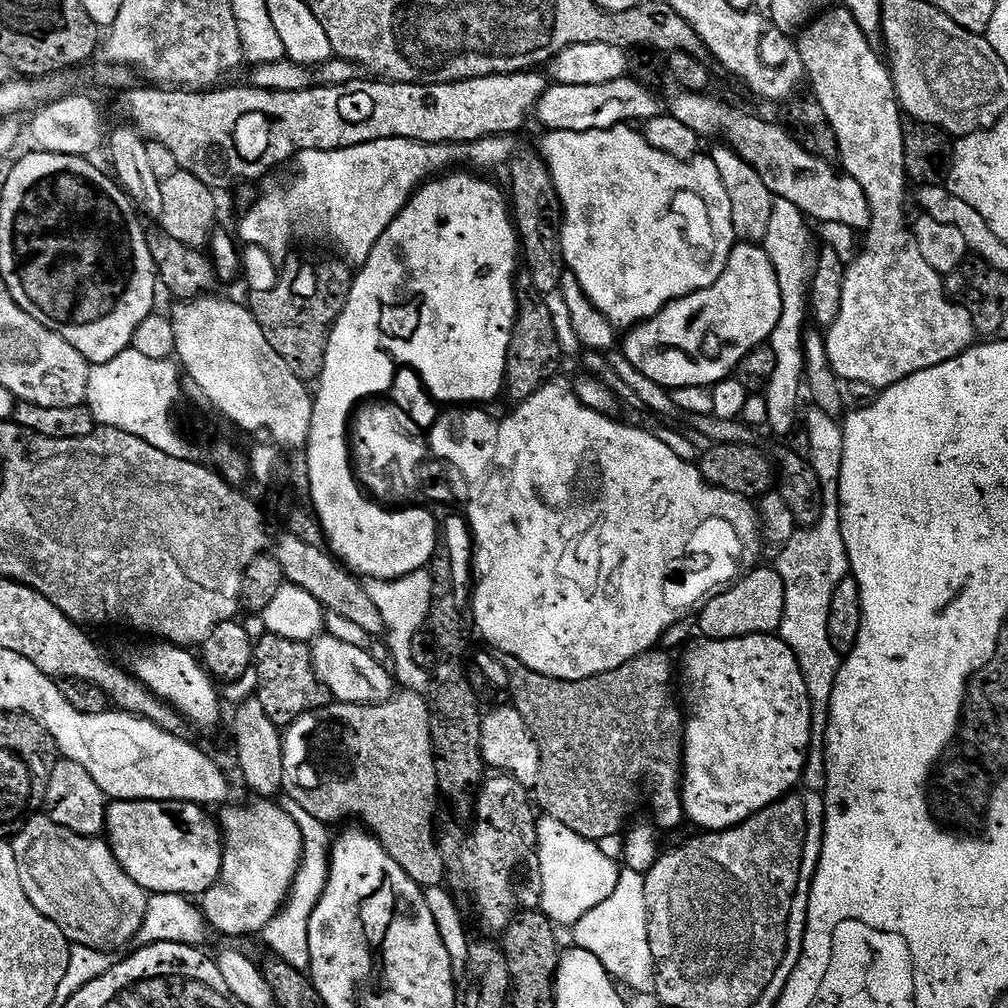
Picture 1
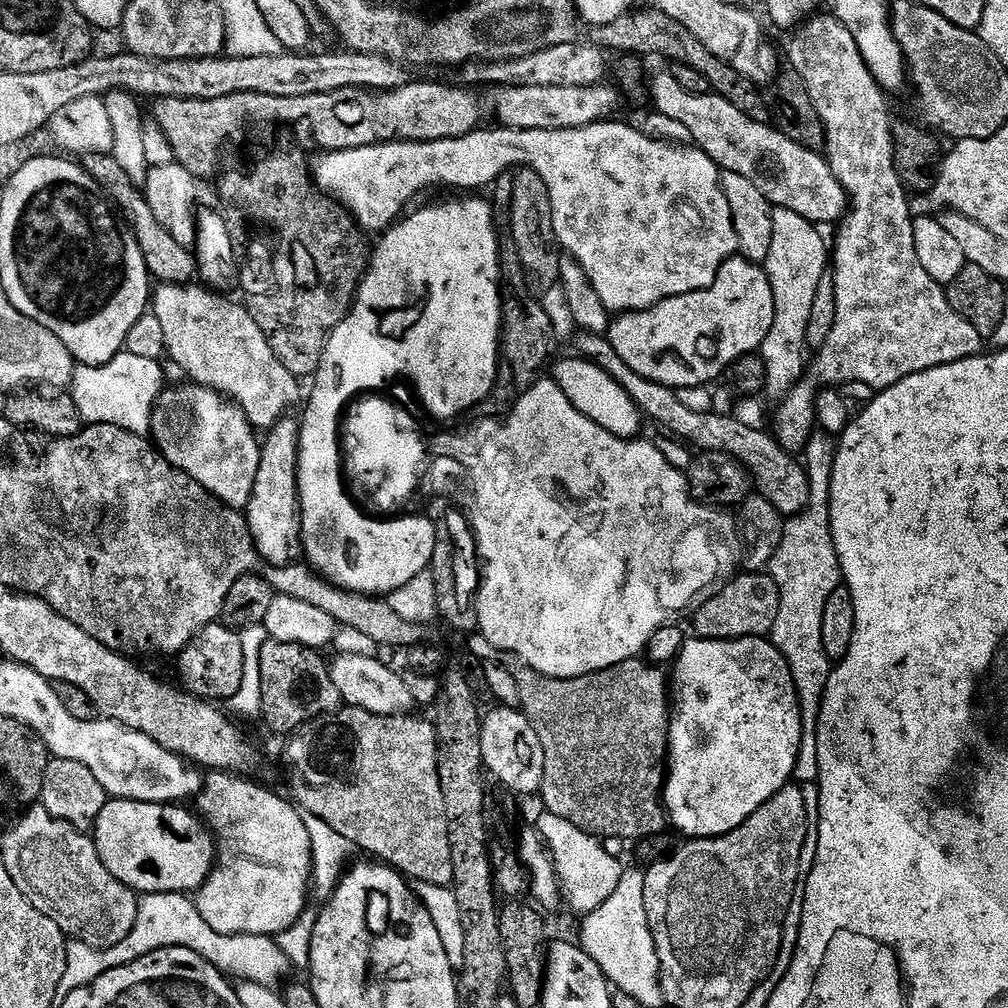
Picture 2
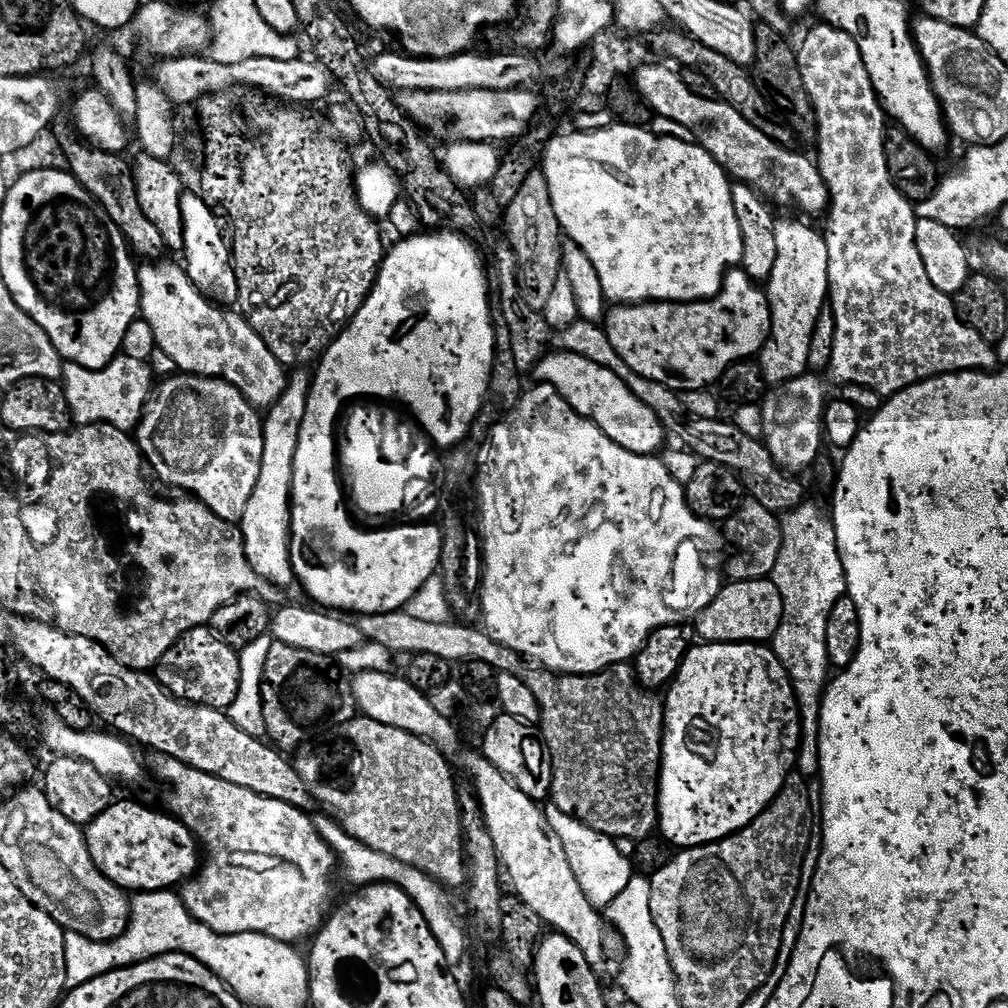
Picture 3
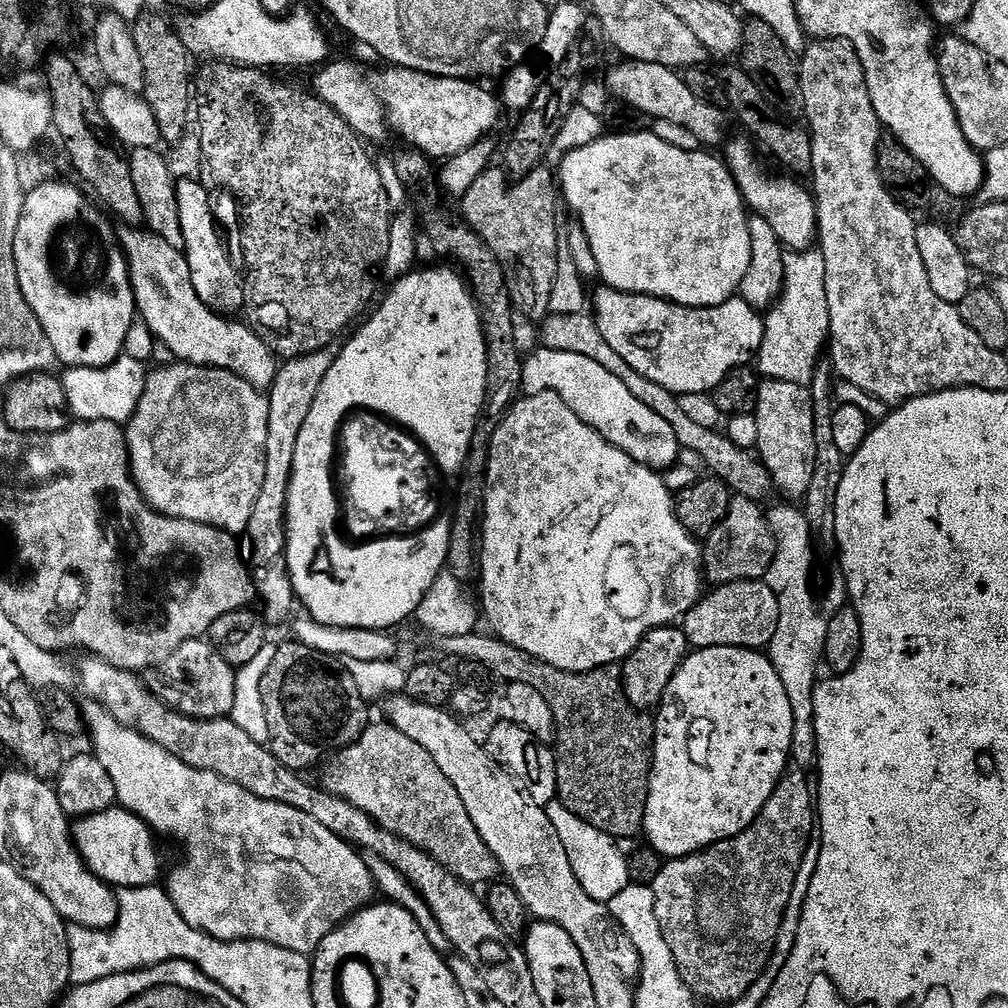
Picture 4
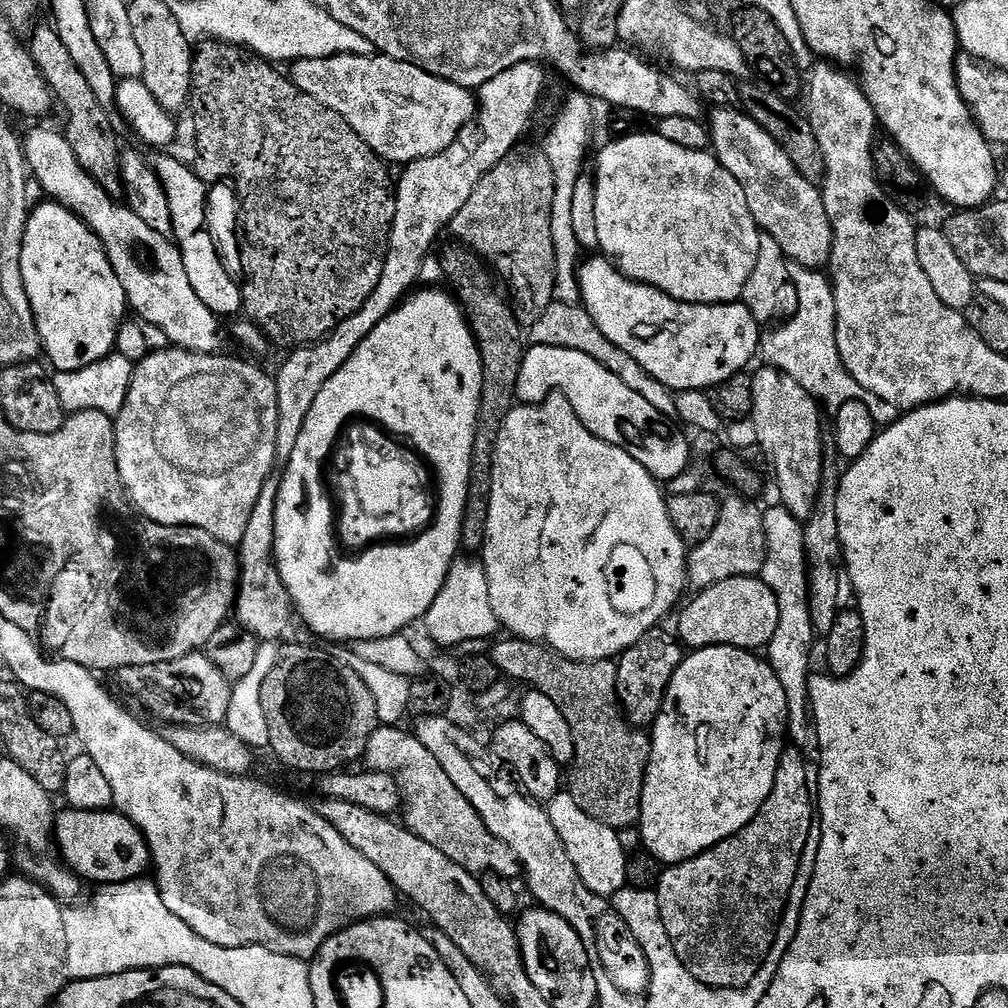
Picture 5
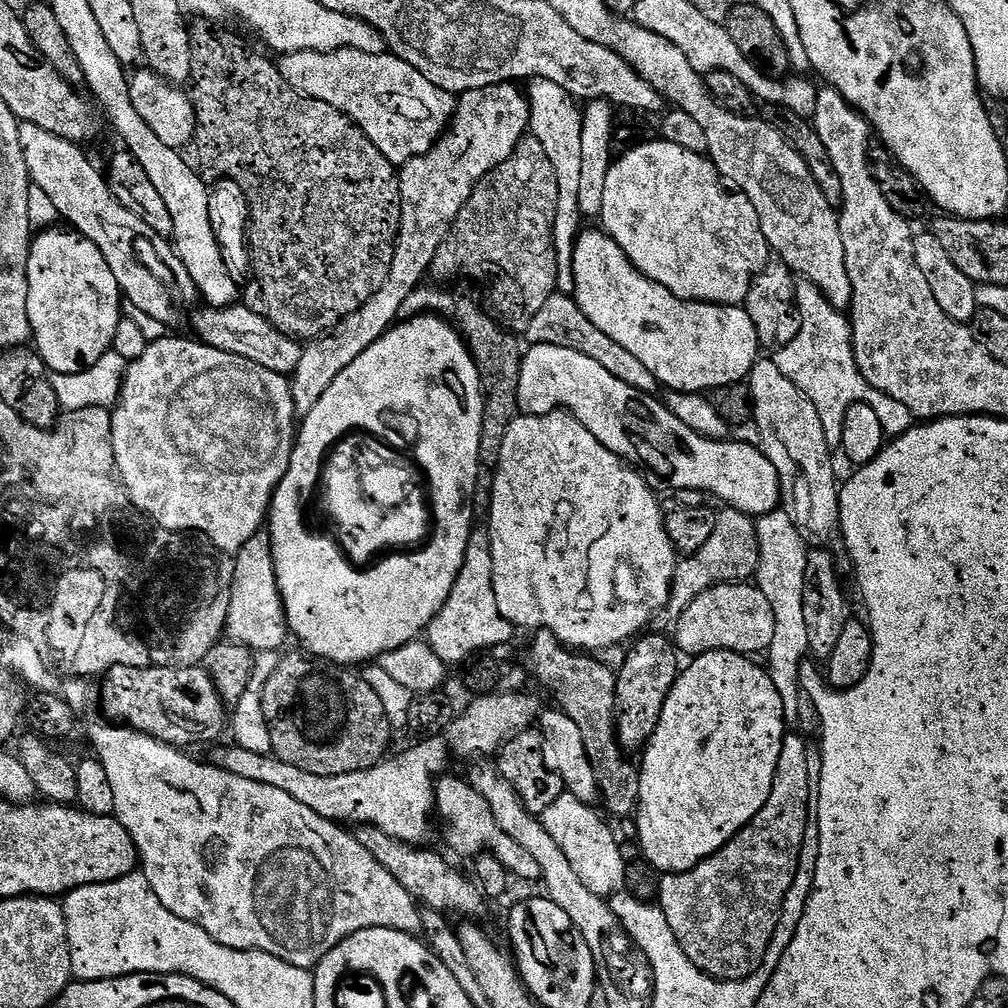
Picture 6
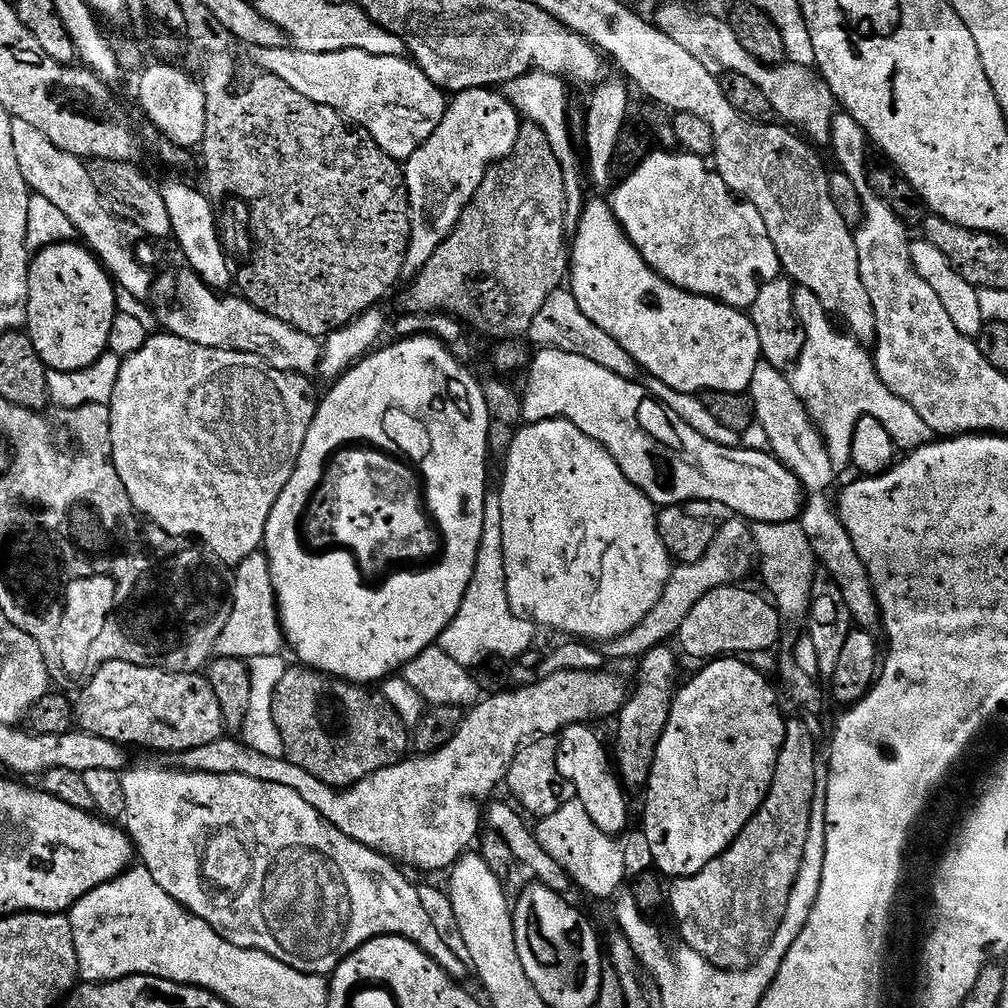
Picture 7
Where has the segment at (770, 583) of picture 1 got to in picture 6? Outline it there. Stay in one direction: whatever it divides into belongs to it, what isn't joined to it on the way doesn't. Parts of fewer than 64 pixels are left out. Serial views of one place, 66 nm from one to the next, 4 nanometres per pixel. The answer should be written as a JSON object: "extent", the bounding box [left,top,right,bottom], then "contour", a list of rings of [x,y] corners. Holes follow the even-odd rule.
{"extent":[674,583,774,658],"contour":[[[731,583],[715,585],[698,594],[674,625],[674,643],[688,658],[707,652],[738,652],[741,654],[767,653],[774,638],[774,610],[766,602],[766,594],[755,583]]]}

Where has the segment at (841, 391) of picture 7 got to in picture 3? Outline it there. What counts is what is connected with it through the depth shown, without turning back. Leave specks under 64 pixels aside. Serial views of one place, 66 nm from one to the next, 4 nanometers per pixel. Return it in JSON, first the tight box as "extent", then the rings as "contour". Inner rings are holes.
{"extent":[758,219,830,386],"contour":[[[777,219],[774,235],[778,241],[778,259],[766,282],[768,305],[772,307],[772,330],[758,353],[758,363],[769,385],[779,386],[809,371],[810,338],[814,338],[814,326],[818,326],[818,318],[830,300],[830,250],[826,250],[824,232],[800,220]]]}

